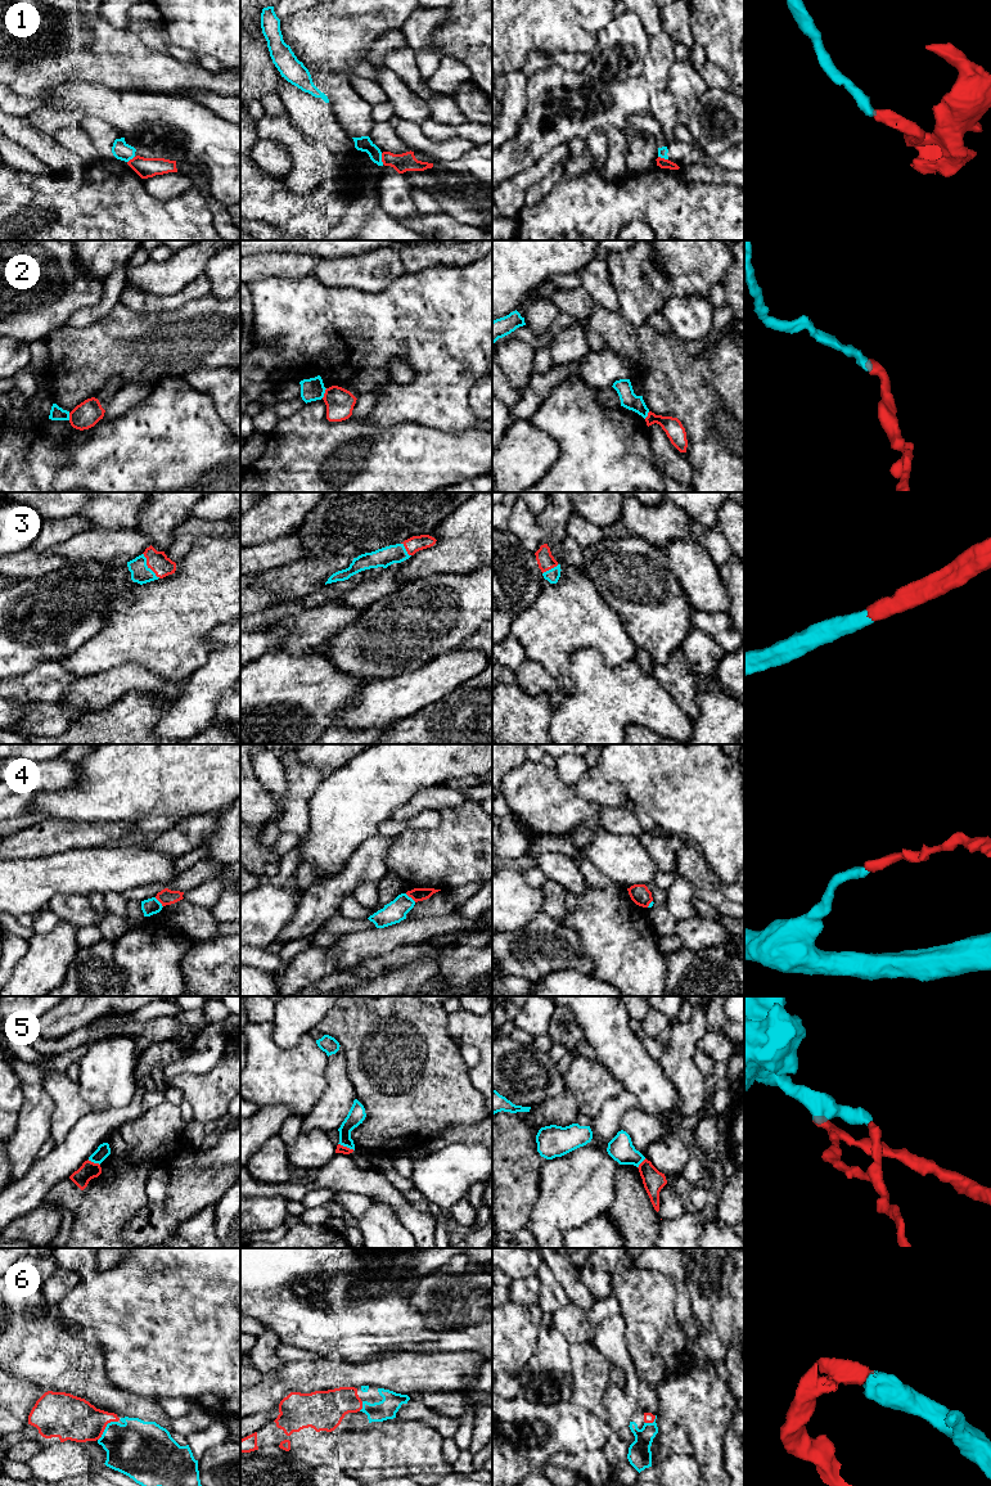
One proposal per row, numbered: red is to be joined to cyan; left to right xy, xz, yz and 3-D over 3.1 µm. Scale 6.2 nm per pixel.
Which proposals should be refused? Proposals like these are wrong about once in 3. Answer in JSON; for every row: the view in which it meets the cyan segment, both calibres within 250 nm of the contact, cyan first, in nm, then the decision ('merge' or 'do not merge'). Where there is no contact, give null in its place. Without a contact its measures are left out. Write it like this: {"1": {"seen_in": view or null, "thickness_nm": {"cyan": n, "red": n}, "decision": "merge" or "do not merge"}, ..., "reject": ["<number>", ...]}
{"1": {"seen_in": "xz", "thickness_nm": {"cyan": 90, "red": 120}, "decision": "do not merge"}, "2": {"seen_in": "xz", "thickness_nm": {"cyan": 140, "red": 180}, "decision": "do not merge"}, "3": {"seen_in": "xy", "thickness_nm": {"cyan": 120, "red": 130}, "decision": "merge"}, "4": {"seen_in": "xz", "thickness_nm": {"cyan": 140, "red": 80}, "decision": "do not merge"}, "5": {"seen_in": "xz", "thickness_nm": {"cyan": 110, "red": 50}, "decision": "do not merge"}, "6": {"seen_in": "xy", "thickness_nm": {"cyan": 360, "red": 280}, "decision": "merge"}, "reject": ["1", "2", "4", "5"]}

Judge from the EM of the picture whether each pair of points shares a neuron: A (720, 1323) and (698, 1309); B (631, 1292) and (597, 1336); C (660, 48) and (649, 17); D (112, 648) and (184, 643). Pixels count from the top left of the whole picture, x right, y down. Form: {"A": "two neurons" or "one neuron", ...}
{"A": "two neurons", "B": "two neurons", "C": "two neurons", "D": "one neuron"}

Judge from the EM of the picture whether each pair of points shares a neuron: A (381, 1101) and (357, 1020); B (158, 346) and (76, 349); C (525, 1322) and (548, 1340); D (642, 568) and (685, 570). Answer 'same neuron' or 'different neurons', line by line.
A: same neuron
B: same neuron
C: different neurons
D: different neurons

